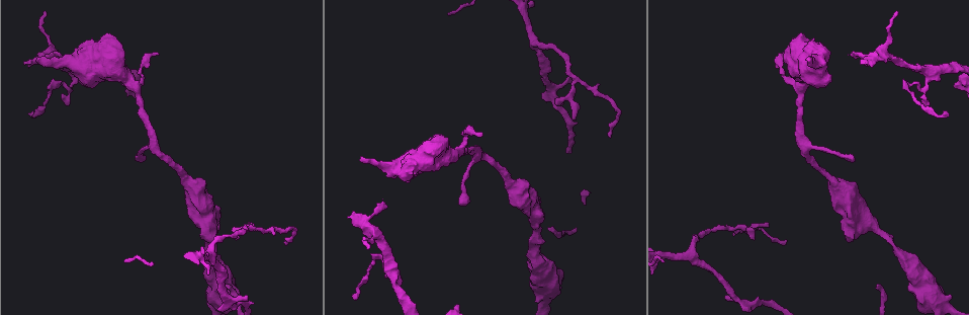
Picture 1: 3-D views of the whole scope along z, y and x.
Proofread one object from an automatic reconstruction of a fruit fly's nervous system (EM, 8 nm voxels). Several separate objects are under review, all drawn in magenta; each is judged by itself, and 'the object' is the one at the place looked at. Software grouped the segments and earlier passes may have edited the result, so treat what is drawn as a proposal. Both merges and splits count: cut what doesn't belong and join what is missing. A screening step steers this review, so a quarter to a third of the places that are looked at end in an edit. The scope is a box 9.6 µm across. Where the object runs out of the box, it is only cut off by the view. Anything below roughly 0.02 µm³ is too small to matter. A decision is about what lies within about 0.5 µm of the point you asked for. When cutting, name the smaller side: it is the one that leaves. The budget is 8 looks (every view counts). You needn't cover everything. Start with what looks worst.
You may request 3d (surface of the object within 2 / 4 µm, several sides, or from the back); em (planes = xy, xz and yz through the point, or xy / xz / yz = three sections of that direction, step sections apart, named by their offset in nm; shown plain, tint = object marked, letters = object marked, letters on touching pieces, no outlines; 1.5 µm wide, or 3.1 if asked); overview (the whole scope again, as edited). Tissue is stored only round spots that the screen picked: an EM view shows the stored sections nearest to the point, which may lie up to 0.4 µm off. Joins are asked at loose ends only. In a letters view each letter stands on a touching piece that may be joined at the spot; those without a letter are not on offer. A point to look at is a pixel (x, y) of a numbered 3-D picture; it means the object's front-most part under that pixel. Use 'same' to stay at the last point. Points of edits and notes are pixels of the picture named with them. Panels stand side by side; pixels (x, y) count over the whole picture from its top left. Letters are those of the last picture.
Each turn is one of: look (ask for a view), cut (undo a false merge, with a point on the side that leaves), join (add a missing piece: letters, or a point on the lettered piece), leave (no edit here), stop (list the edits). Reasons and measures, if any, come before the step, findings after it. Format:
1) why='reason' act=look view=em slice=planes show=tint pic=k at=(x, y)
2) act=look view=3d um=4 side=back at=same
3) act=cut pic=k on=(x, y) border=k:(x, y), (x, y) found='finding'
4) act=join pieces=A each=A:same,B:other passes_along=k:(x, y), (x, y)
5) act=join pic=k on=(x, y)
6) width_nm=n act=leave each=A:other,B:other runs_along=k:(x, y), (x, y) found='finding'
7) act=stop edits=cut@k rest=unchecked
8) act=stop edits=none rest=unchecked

why='sudden change in width' act=look view=3d um=4 pic=1 at=(815, 62)

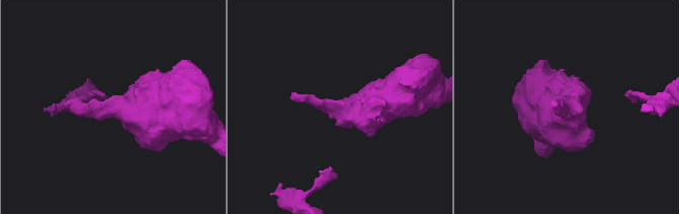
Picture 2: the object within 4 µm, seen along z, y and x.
act=look view=em slice=yz step=4 show=tint pic=2 at=(567, 109)

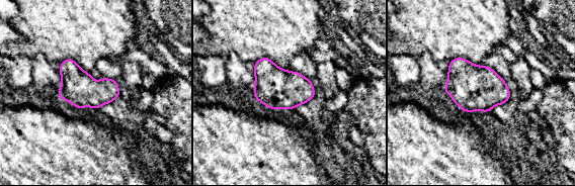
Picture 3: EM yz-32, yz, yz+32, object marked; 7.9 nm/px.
act=look view=em slice=planes show=letters at=same

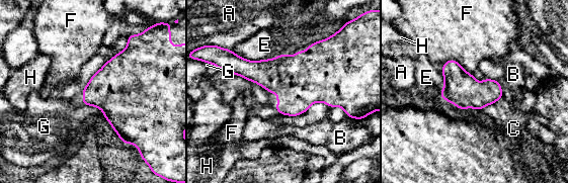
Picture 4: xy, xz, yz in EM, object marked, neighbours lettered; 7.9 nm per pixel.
act=leave each=A:other,B:other,C:other,E:other,F:other,G:other,H:other border=4:(443, 63), (455, 60), (473, 75) found='continuous, no second neuron'

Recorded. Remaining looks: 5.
why='three arms meet' act=look view=3d um=2 pic=1 at=(396, 273)

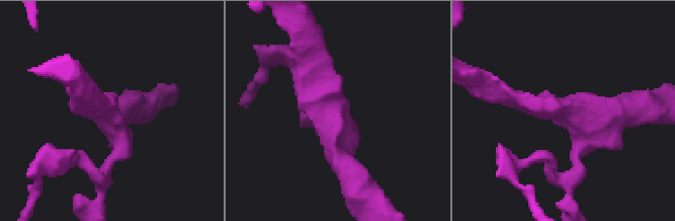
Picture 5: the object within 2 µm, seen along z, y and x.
arms=3 why='need the tissue' act=look view=em slice=planes show=letters pic=5 at=(561, 114)

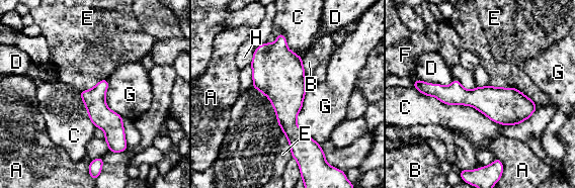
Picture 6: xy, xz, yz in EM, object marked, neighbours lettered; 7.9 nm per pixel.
width_nm=260 act=leave each=A:other,B:other,C:other,D:other,E:other,F:other,G:other,H:other border=6:(413, 86), (505, 126) found='one neuron here'

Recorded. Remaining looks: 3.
act=stop edits=none rest=unchecked

